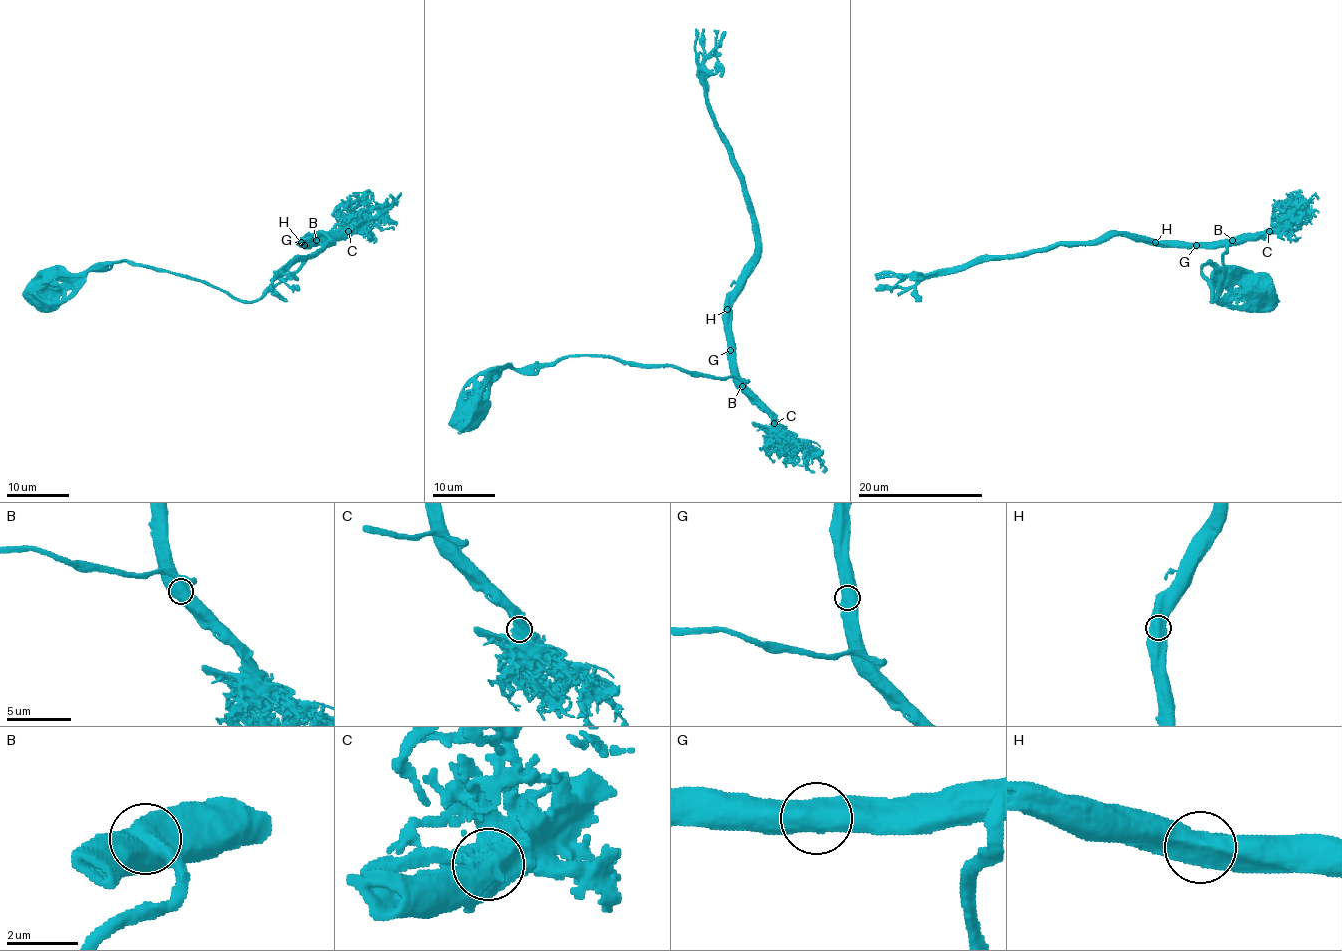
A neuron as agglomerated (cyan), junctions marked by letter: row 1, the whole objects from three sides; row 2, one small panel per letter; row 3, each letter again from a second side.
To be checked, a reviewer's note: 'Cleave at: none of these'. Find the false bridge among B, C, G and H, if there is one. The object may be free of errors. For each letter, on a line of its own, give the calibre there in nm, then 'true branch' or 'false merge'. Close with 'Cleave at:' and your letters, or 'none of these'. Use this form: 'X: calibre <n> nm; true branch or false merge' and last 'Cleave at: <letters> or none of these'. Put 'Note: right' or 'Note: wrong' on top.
Note: right
B: calibre 700 nm; true branch
C: calibre 650 nm; true branch
G: calibre 700 nm; true branch
H: calibre 700 nm; true branch
Cleave at: none of these

